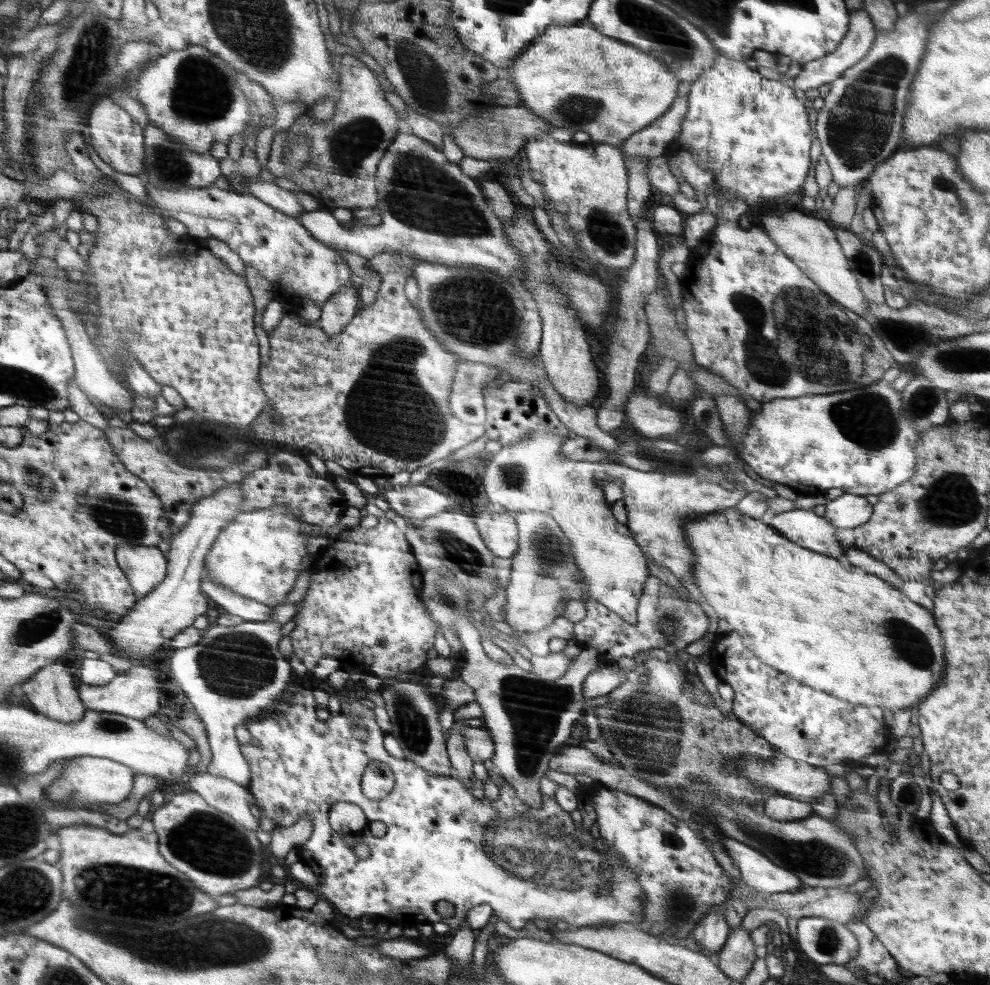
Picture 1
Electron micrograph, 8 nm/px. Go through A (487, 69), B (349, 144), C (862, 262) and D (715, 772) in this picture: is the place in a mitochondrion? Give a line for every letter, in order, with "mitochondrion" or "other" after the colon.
A: other
B: mitochondrion
C: mitochondrion
D: other

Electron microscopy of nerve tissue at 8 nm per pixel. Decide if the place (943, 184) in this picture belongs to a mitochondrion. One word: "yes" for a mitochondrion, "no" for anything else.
no

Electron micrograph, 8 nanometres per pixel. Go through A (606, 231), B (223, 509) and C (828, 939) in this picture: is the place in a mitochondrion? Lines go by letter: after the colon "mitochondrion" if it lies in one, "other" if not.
A: mitochondrion
B: other
C: mitochondrion

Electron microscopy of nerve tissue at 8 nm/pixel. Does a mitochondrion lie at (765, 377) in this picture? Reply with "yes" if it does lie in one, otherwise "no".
yes

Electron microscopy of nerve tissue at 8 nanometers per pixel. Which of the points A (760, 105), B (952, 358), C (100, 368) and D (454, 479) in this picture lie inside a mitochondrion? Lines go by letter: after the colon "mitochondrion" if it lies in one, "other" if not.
A: other
B: mitochondrion
C: other
D: other

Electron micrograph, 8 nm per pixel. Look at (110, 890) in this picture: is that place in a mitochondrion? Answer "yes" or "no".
yes

